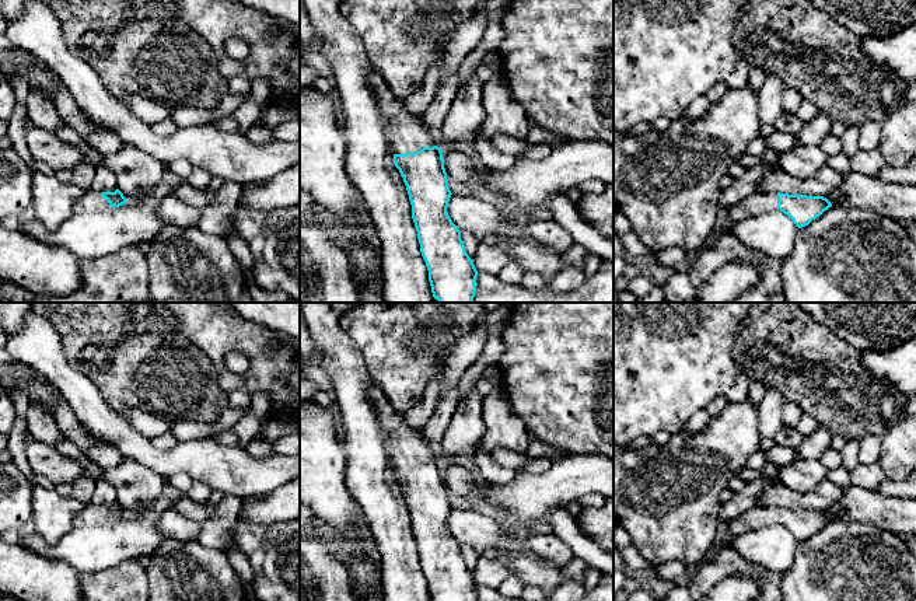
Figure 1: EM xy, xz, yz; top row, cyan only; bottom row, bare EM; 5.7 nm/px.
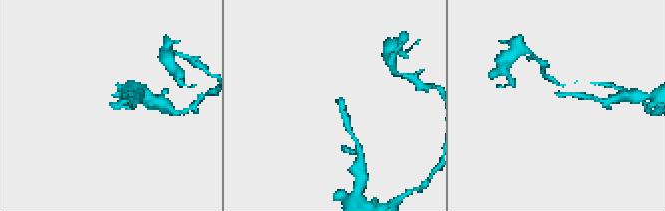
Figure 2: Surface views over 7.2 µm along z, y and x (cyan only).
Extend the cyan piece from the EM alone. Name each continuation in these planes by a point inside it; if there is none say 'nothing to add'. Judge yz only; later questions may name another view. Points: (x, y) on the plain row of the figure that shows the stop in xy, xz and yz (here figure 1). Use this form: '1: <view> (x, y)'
1: yz (758, 517)

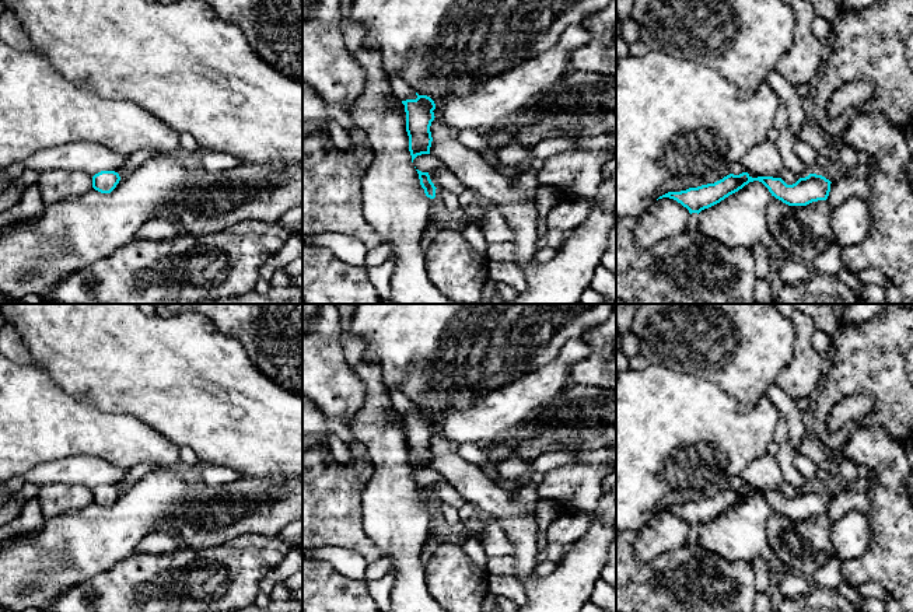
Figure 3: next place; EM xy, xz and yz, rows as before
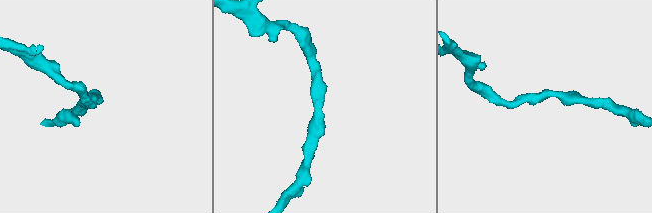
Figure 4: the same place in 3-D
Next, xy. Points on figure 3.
nothing to add

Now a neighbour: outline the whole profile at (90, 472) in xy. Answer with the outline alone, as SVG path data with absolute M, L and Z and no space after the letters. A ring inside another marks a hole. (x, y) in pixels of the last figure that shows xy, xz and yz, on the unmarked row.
M76 455L38 464L24 478L27 483L39 487L62 483L94 490L101 485L119 486L127 472L98 457Z

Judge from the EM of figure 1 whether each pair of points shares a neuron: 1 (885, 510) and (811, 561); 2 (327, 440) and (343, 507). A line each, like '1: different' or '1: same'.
1: different
2: same

